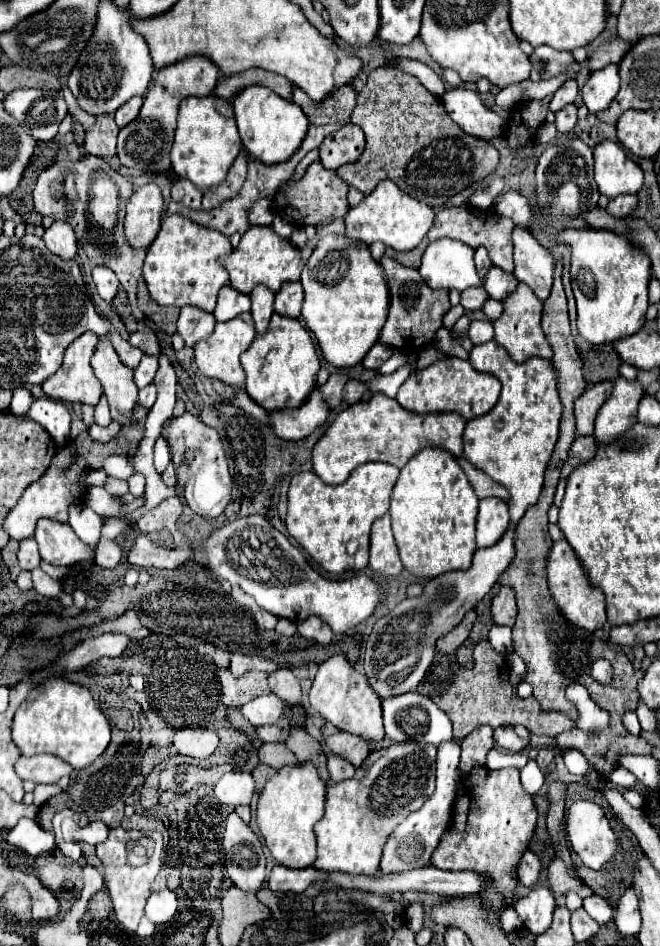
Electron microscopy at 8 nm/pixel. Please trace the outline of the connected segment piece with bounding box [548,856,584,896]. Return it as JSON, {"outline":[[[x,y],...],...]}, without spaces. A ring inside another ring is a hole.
{"outline":[[[558,856],[548,866],[548,880],[550,880],[550,888],[556,896],[566,896],[570,890],[578,892],[584,886],[584,882],[580,878],[570,876],[566,872],[566,866]]]}

